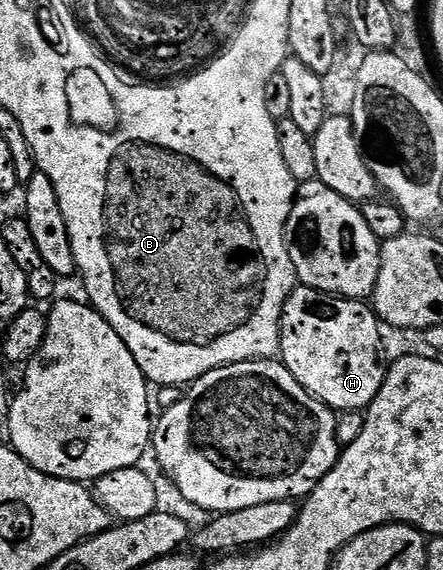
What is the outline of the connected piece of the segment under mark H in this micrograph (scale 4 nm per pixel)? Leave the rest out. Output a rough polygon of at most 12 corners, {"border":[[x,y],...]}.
{"border":[[296,287],[280,360],[335,411],[380,391],[369,304]]}

